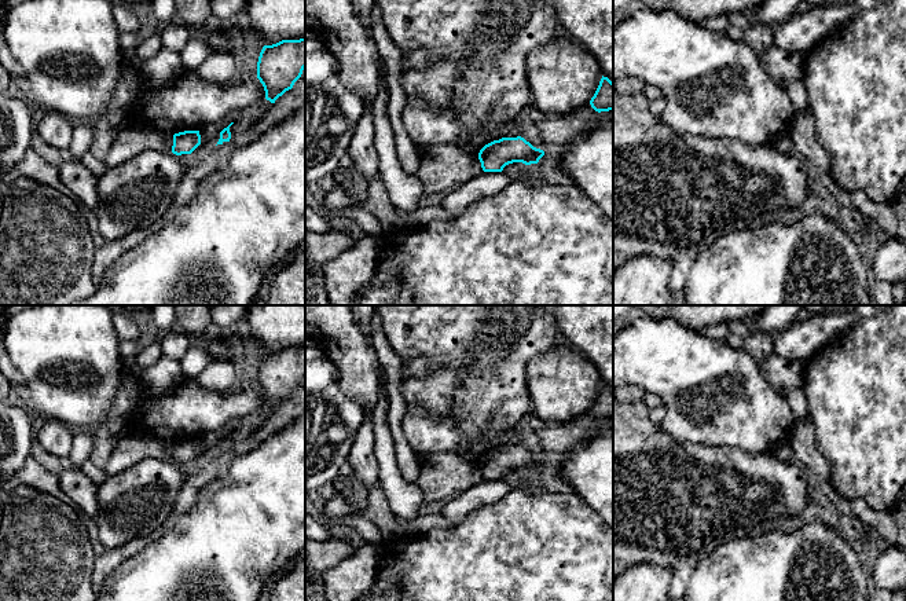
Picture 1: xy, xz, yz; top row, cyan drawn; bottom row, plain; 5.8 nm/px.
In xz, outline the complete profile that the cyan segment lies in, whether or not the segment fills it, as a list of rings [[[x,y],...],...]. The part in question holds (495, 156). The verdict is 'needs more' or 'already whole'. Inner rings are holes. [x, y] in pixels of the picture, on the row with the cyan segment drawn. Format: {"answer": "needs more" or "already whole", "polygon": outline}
{"answer": "already whole", "polygon": [[[517,136],[502,138],[485,144],[478,153],[478,160],[484,172],[502,172],[506,165],[513,162],[538,164],[543,155],[543,150]]]}

